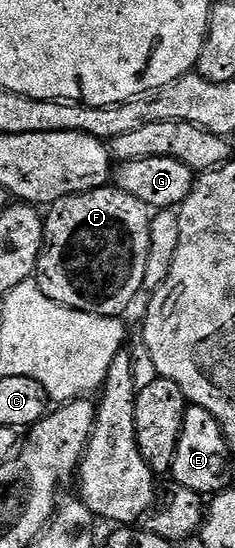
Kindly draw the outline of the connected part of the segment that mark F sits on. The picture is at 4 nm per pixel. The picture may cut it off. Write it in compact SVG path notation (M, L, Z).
M107 186L105 188L93 188L80 194L72 194L68 198L60 198L60 202L49 205L48 211L44 216L42 226L42 249L38 255L38 267L36 269L36 283L38 289L48 297L52 302L63 304L64 307L71 310L80 310L88 314L100 314L101 316L121 317L122 311L129 306L134 300L137 292L143 291L142 283L144 282L144 262L148 260L148 246L150 245L150 217L152 210L140 198L132 198L124 190L117 186Z

